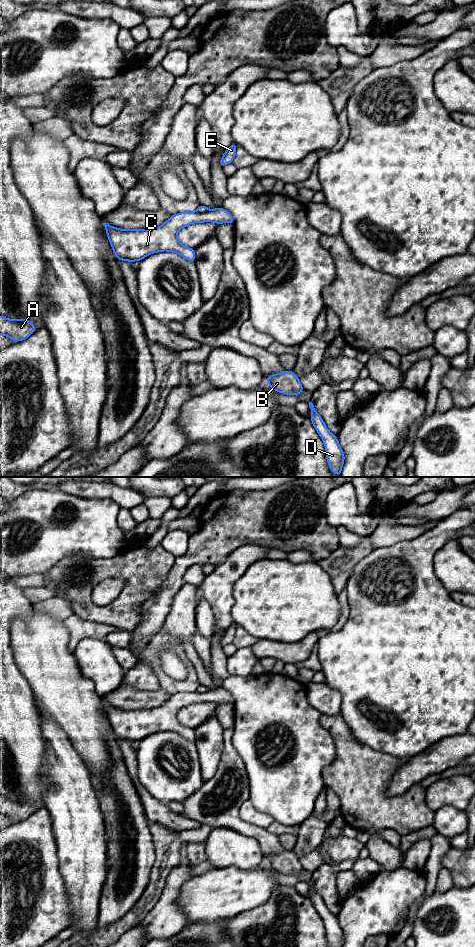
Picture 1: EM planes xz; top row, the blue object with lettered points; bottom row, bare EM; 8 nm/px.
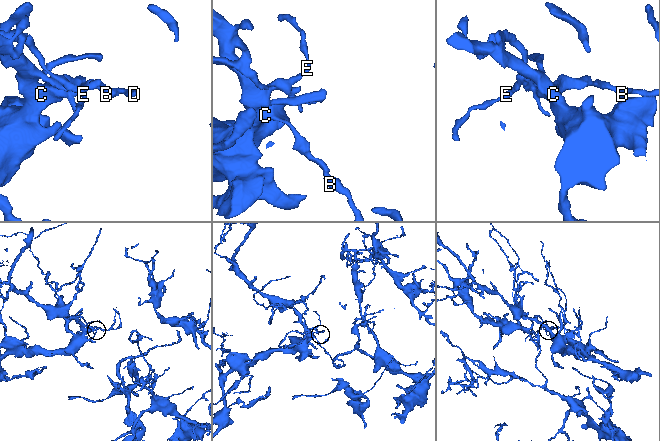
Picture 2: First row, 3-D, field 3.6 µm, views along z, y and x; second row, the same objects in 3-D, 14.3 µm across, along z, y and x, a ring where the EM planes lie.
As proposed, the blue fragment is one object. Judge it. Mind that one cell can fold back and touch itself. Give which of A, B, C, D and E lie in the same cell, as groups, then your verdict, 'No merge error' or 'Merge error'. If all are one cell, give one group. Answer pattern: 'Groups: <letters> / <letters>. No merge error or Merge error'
Groups: A B C D / E. Merge error

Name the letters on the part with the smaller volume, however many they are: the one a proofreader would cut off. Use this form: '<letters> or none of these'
E

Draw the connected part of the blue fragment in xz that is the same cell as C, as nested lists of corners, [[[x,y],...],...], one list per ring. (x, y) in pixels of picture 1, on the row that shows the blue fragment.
[[[222,207],[205,213],[183,212],[171,215],[161,226],[153,229],[124,230],[103,223],[113,253],[118,260],[140,261],[152,253],[170,251],[195,263],[195,251],[177,240],[177,232],[192,223],[234,223],[233,216]]]

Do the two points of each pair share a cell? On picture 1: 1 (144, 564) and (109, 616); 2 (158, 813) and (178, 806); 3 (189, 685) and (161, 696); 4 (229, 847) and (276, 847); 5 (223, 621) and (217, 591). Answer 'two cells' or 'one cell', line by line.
1: one cell
2: two cells
3: two cells
4: two cells
5: one cell

